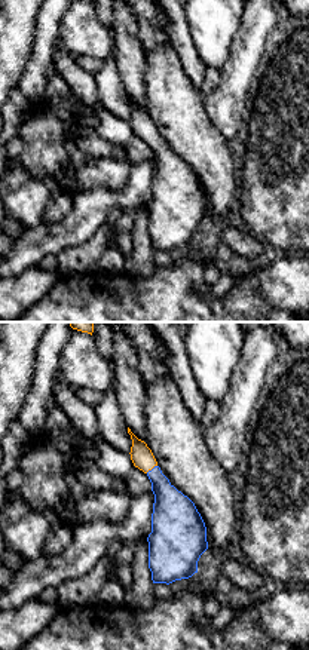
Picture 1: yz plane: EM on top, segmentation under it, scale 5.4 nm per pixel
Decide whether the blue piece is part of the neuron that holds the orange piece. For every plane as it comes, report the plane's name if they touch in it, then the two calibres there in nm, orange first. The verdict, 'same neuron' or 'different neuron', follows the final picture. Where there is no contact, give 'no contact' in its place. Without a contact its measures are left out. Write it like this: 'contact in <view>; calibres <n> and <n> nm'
contact in yz; calibres 120 and 200 nm

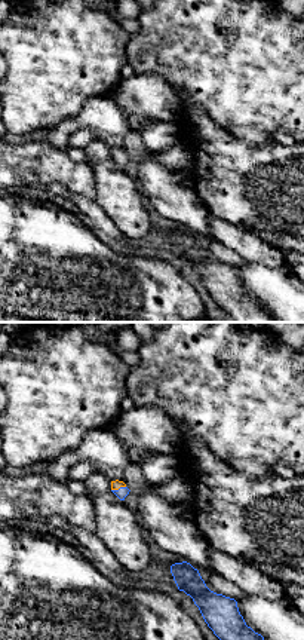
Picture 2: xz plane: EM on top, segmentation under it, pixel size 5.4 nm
contact in xz; calibres 50 and 60 nm

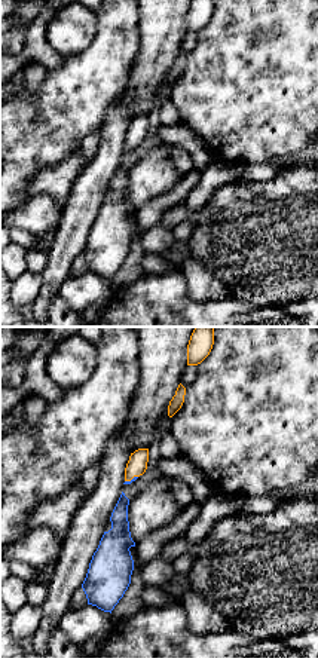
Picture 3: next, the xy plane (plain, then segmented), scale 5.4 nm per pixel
contact in xy; calibres 110 and 20 nm

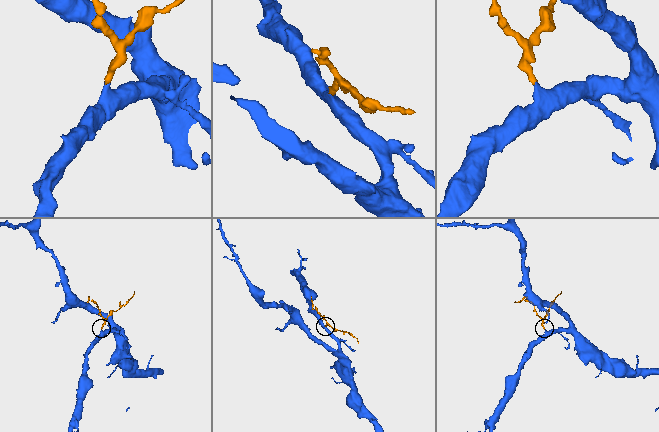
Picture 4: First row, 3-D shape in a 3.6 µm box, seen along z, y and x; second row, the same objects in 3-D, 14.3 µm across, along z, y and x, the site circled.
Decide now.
same neuron

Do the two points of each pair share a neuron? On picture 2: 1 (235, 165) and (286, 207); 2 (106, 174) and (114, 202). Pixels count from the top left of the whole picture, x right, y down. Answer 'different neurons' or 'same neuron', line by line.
1: same neuron
2: same neuron

